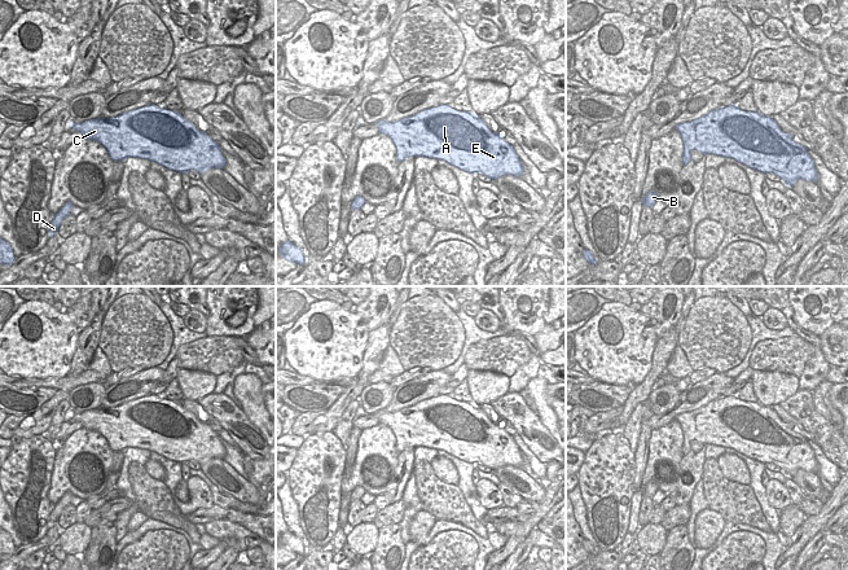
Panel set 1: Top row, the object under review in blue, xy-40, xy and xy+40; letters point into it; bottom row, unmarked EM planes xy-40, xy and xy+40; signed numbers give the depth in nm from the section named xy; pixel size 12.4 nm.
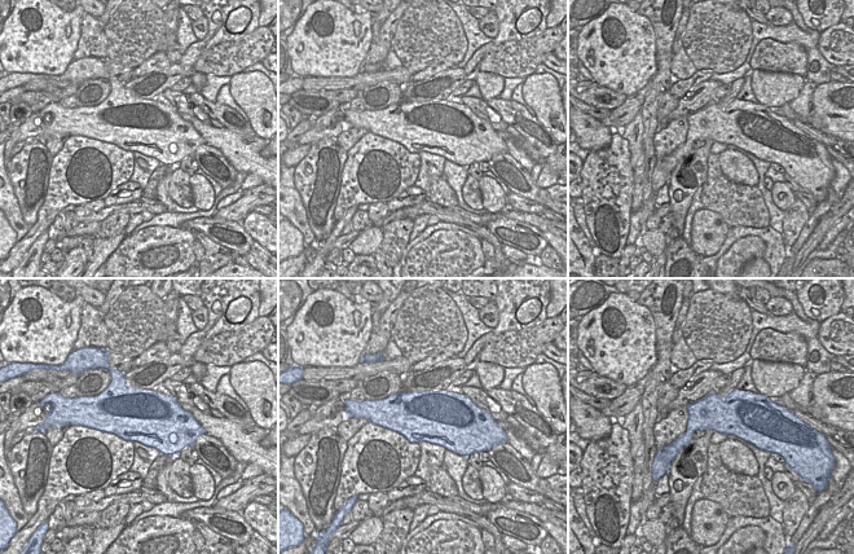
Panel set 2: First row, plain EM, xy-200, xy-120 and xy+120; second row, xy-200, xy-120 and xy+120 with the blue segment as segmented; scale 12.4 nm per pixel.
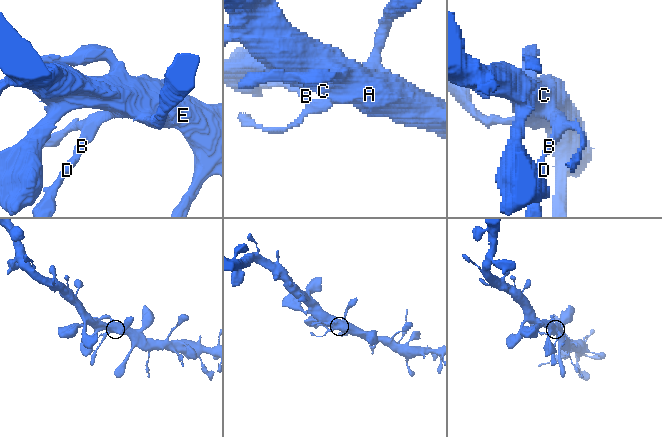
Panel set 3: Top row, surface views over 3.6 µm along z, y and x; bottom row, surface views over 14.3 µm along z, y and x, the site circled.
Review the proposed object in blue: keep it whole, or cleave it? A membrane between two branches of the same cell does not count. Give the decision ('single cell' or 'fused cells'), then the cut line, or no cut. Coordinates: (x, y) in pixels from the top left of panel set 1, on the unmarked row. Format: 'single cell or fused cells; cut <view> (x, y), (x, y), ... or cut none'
fused cells; cut xy+40 (684, 437), (688, 439), (690, 450)

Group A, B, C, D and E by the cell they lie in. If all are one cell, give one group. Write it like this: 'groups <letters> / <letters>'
groups A C E / B D

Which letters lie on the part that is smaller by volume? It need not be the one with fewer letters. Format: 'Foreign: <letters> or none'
Foreign: B, D

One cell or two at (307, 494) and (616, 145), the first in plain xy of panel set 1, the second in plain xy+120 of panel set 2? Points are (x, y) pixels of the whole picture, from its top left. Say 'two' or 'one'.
one

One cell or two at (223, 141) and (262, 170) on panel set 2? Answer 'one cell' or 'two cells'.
one cell

